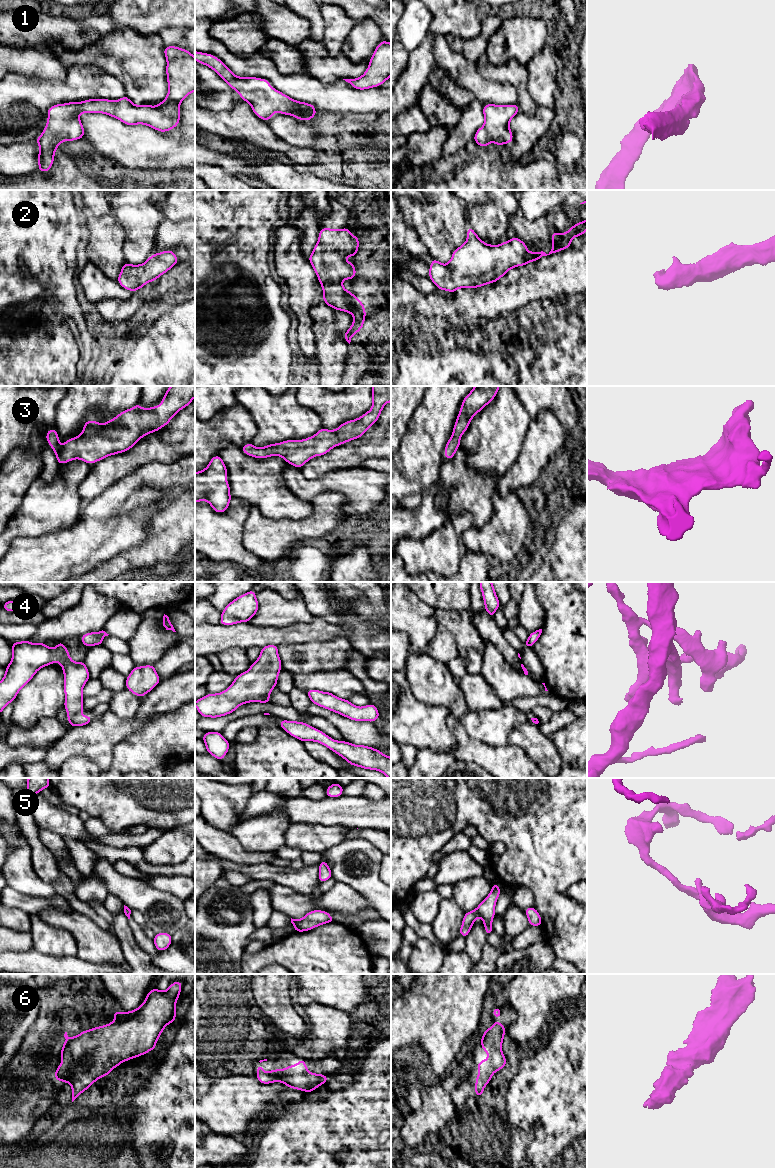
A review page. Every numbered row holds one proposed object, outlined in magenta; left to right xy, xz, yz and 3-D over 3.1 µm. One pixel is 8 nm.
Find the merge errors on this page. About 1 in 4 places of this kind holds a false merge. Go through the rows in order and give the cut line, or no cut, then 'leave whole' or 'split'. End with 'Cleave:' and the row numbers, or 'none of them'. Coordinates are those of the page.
1: cut none; leave whole
2: cut none; leave whole
3: cut none; leave whole
4: cut none; leave whole
5: cut none; leave whole
6: cut none; leave whole
Cleave: none of them

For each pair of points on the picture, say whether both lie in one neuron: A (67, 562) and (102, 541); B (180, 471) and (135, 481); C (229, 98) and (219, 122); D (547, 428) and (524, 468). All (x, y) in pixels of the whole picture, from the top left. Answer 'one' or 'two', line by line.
A: one
B: one
C: two
D: one

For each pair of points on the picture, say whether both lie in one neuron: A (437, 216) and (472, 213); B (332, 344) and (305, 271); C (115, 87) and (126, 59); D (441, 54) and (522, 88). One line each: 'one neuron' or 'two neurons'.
A: two neurons
B: two neurons
C: two neurons
D: two neurons

